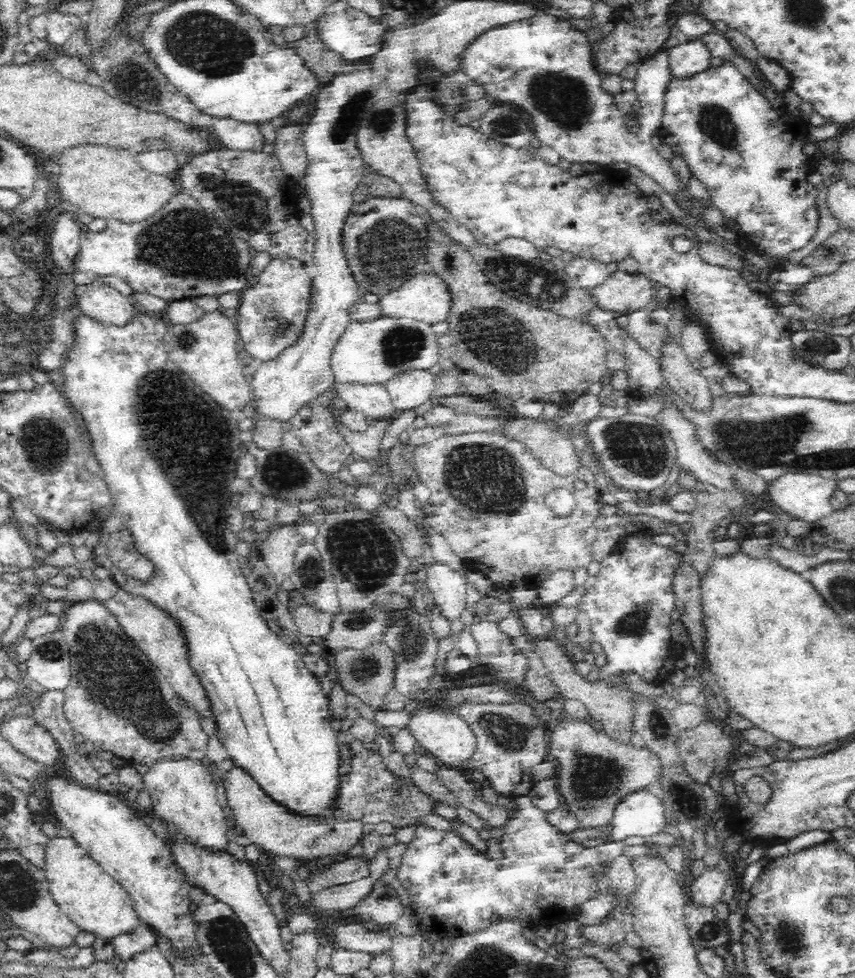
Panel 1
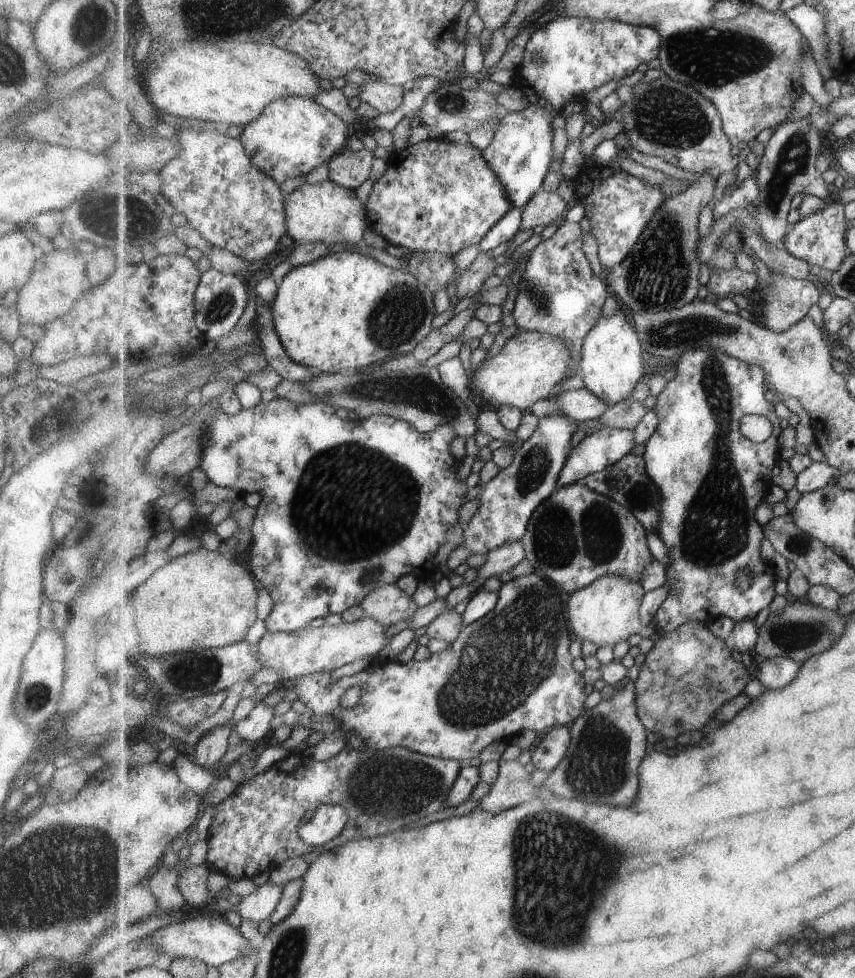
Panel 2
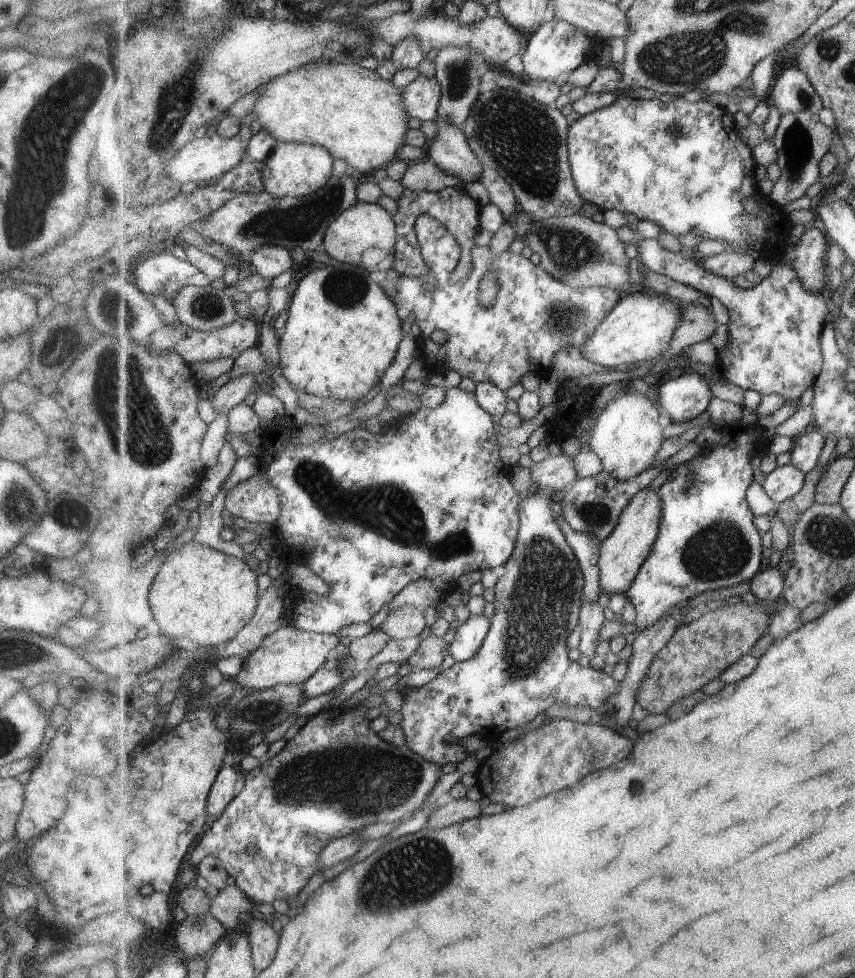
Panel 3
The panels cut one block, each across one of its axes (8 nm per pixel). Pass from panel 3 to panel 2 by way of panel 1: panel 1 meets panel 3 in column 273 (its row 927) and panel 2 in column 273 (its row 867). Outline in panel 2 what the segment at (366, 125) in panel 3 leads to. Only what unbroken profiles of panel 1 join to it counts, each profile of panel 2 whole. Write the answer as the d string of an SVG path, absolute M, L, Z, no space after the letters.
M221 39L211 42L182 41L165 51L158 52L154 48L138 48L132 51L130 62L140 76L155 109L161 114L169 114L181 119L200 119L214 121L222 125L245 126L254 122L271 102L282 97L297 95L315 99L327 83L321 82L311 71L309 64L297 54L282 50L273 44L255 42L234 42Z

